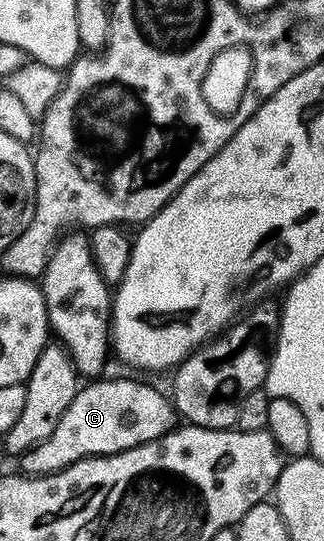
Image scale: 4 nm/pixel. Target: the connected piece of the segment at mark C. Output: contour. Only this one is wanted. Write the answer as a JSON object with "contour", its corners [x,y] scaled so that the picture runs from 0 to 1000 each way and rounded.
{"contour":[[[343,697],[333,704],[321,701],[281,701],[265,706],[241,723],[238,730],[225,738],[225,745],[213,745],[213,754],[201,760],[201,767],[188,767],[188,782],[176,782],[176,791],[167,793],[164,804],[151,804],[151,811],[139,811],[139,819],[127,819],[114,826],[102,826],[90,834],[77,834],[71,843],[56,847],[52,860],[62,860],[74,876],[99,882],[130,882],[139,874],[170,874],[179,867],[198,867],[213,863],[225,856],[238,856],[250,848],[265,845],[333,845],[352,837],[370,837],[389,830],[407,830],[426,823],[444,823],[463,815],[481,815],[488,808],[503,808],[515,800],[525,800],[531,793],[546,786],[546,765],[540,762],[537,747],[512,725],[503,726],[491,719],[475,719],[466,712],[451,712],[441,704],[401,704],[392,697]]]}

